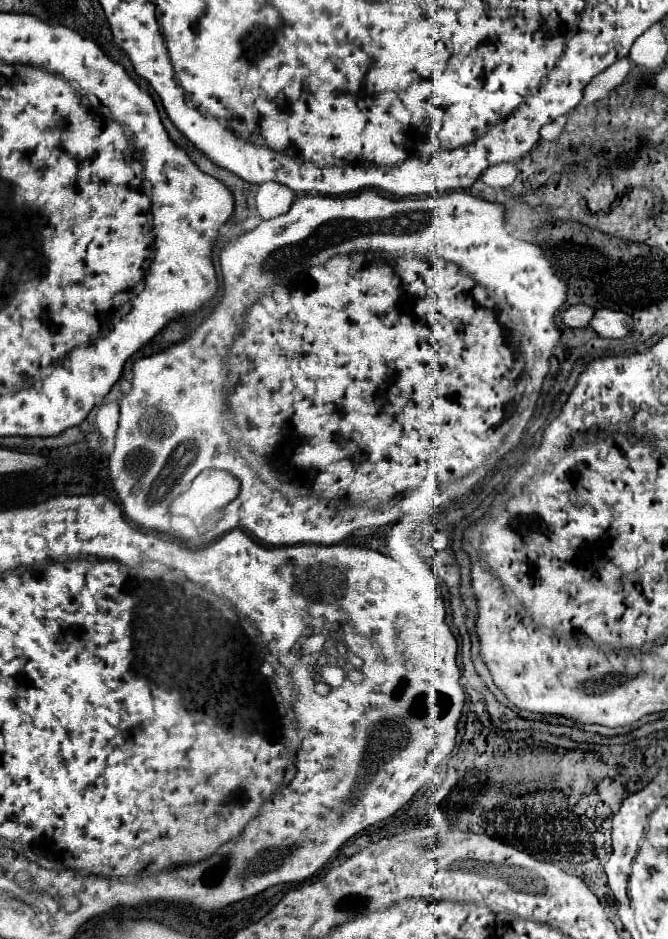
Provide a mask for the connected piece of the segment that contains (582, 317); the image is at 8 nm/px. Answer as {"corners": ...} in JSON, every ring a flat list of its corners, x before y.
{"corners":[[578,304,578,306,570,306,566,308,560,318,566,326,570,328,588,328,590,320,594,316,594,308,592,306,586,306,586,304]]}

